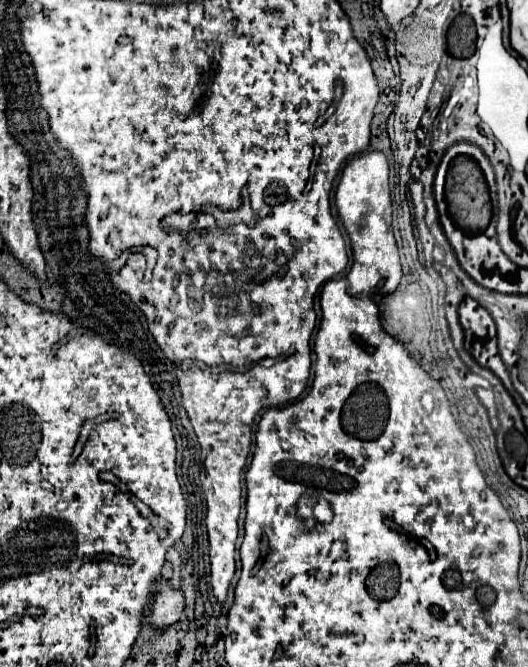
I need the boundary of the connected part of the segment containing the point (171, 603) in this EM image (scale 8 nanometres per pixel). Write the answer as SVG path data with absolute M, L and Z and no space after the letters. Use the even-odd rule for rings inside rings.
M161 580L155 586L155 602L151 608L149 622L155 628L167 628L179 620L183 608L185 608L183 594L177 588L173 588L169 582Z

